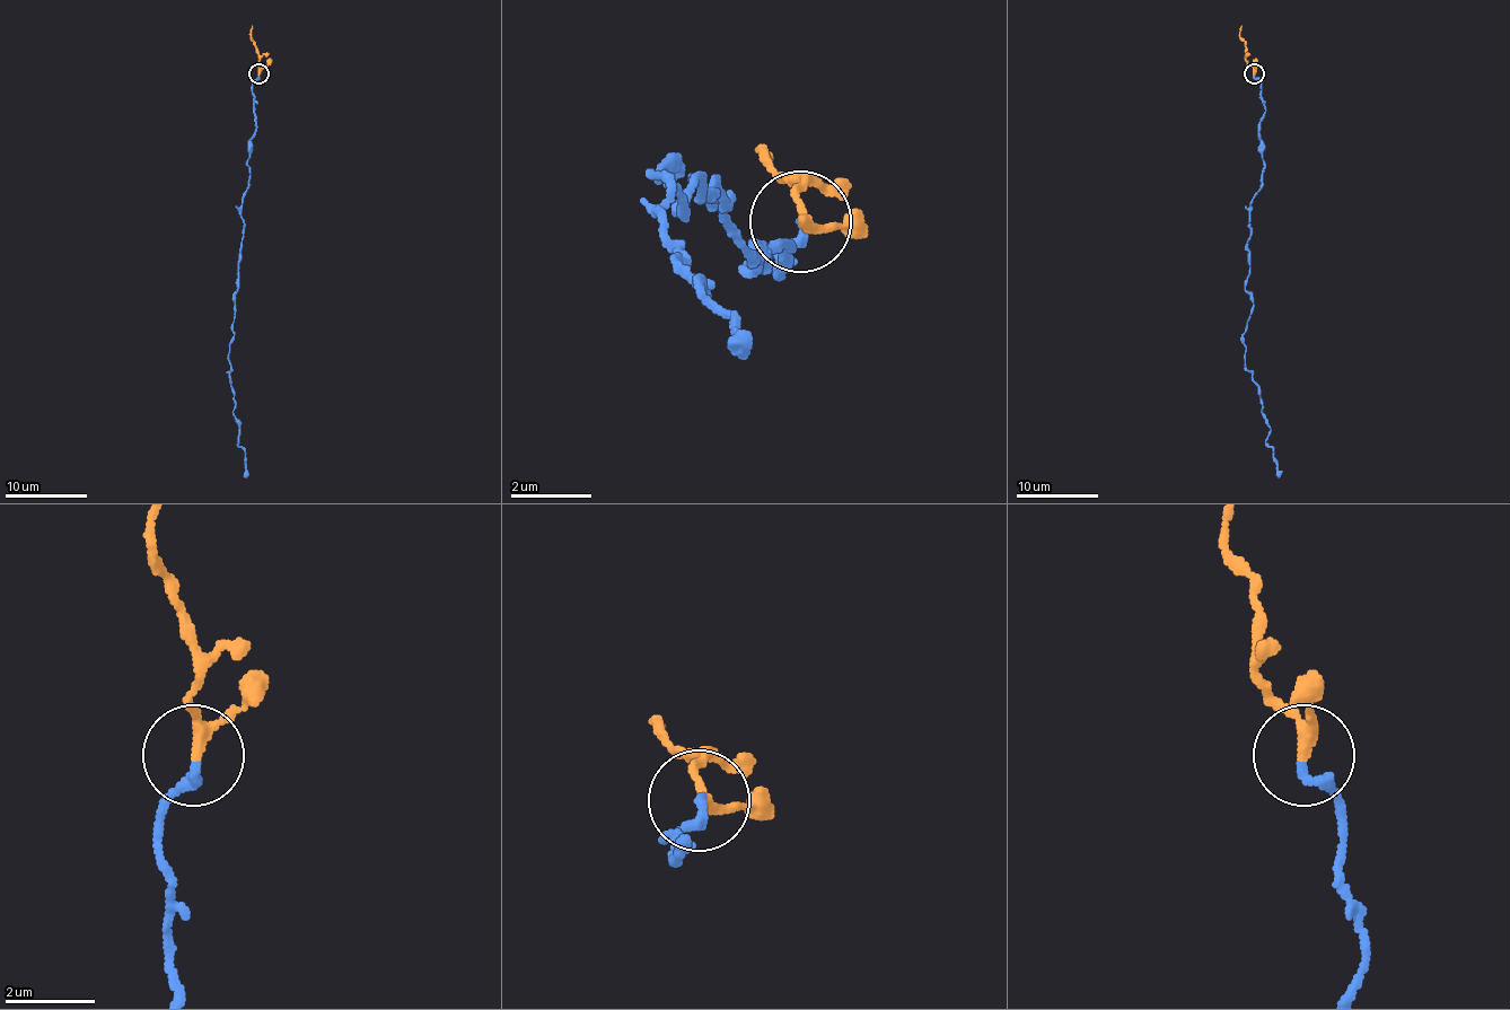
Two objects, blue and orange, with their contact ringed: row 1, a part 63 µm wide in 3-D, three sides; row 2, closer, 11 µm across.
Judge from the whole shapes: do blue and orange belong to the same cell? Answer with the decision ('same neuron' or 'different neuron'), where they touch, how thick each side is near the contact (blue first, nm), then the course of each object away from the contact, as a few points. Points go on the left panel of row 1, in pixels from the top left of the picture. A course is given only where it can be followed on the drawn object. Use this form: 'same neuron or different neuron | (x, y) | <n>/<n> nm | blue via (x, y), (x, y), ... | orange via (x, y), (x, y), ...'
same neuron | (259, 73) | 240/240 nm | blue via (259, 75), (253, 85), (251, 178), (243, 203), (228, 361), (233, 415), (248, 476) | orange via (259, 75), (259, 50), (251, 35), (253, 25)

